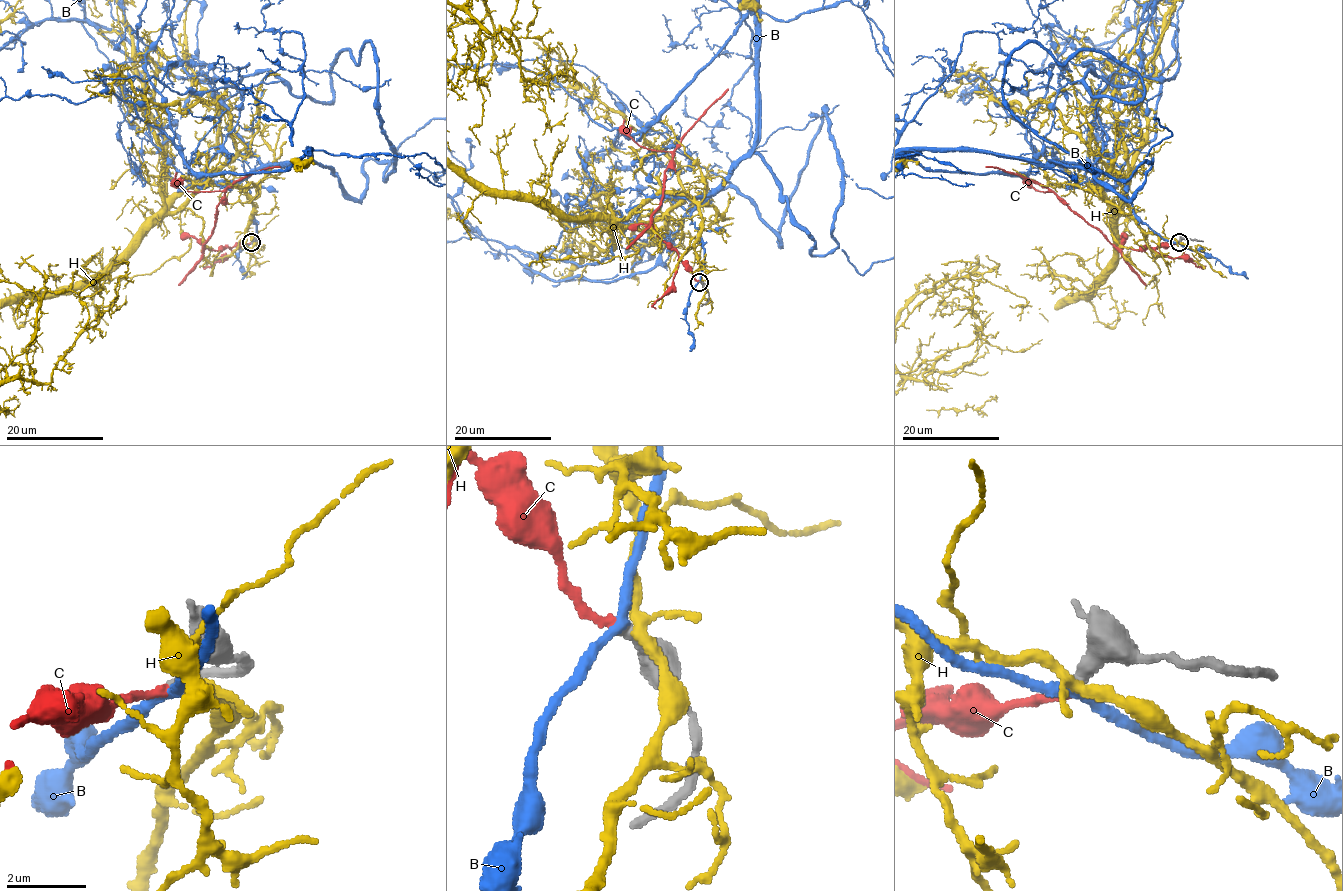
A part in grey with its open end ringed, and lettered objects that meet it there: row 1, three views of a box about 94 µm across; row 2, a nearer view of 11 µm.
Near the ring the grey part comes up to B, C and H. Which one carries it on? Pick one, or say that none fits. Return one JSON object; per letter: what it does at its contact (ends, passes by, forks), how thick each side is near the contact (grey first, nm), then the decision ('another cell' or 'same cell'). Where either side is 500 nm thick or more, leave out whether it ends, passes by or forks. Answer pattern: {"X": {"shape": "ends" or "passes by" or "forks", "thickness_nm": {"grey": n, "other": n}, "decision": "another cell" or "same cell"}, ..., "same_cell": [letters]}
{"B": {"shape": "passes by", "thickness_nm": {"grey": 320, "other": 240}, "decision": "another cell"}, "C": {"shape": "ends", "thickness_nm": {"grey": 320, "other": 200}, "decision": "same cell"}, "H": {"shape": "forks", "thickness_nm": {"grey": 380, "other": 240}, "decision": "another cell"}, "same_cell": ["C"]}

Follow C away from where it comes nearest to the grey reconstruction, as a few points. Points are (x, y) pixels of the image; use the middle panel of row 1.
C: (698, 282), (678, 253), (655, 229), (652, 213), (659, 205), (663, 174), (687, 129), (728, 89)

